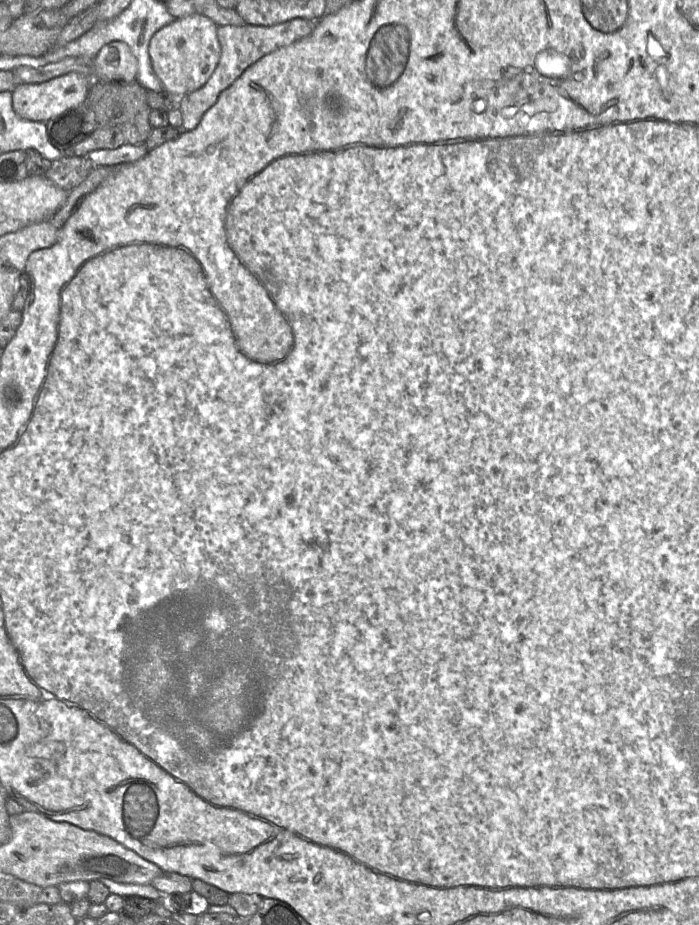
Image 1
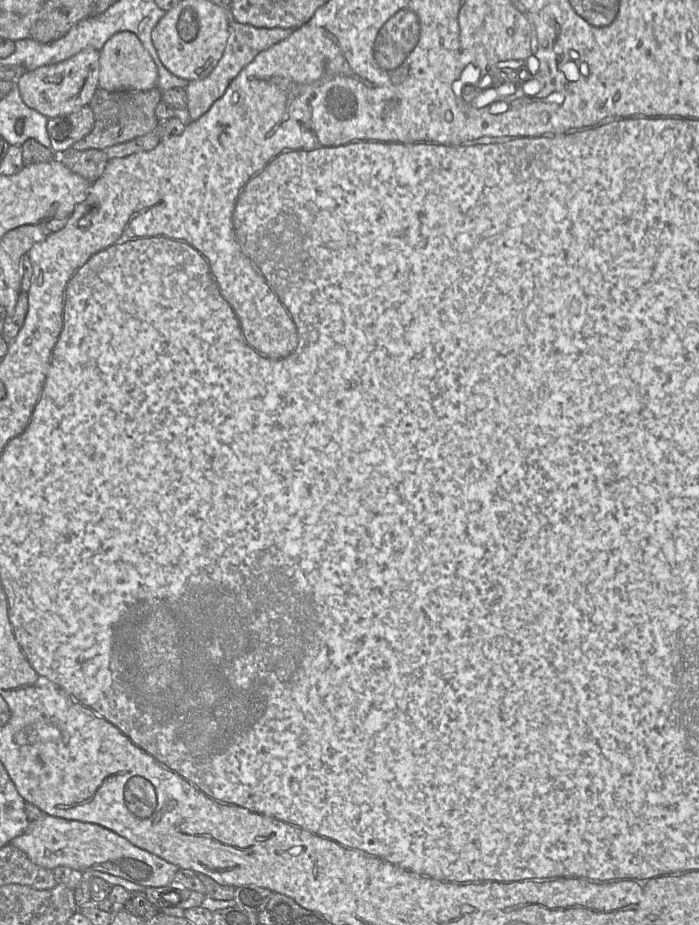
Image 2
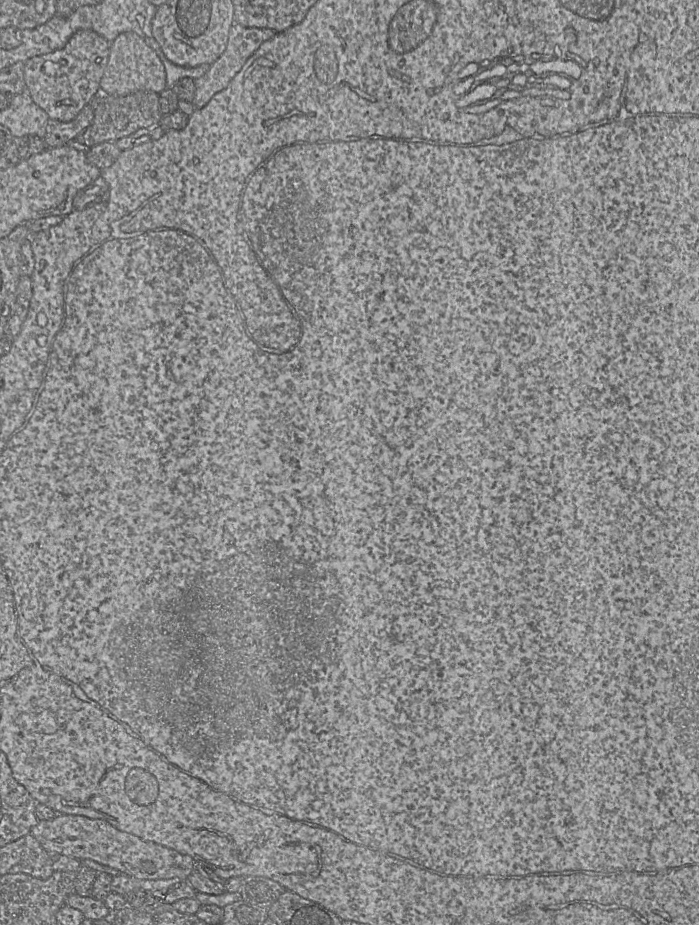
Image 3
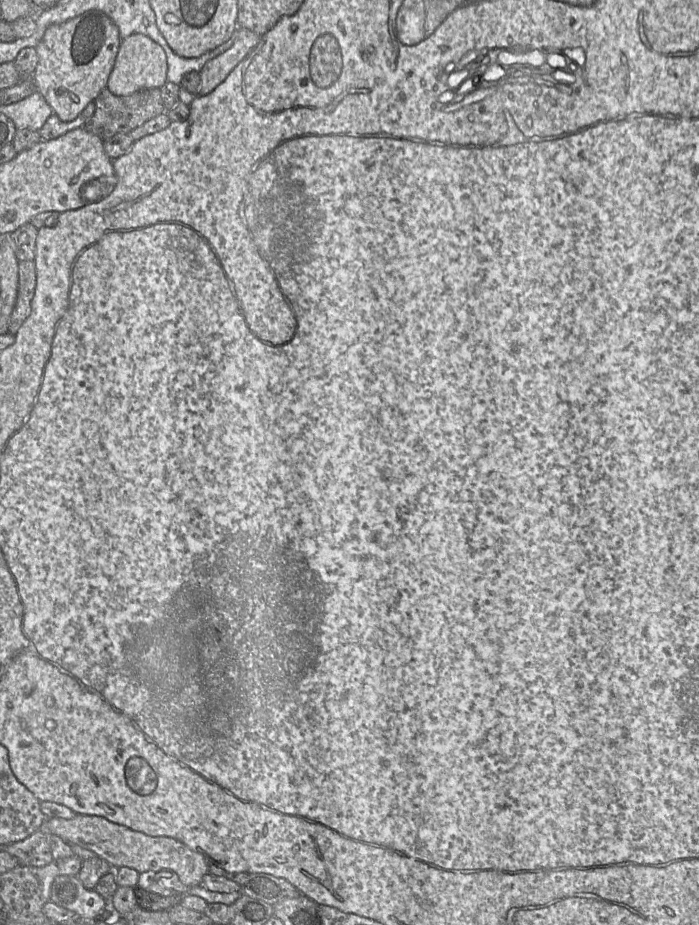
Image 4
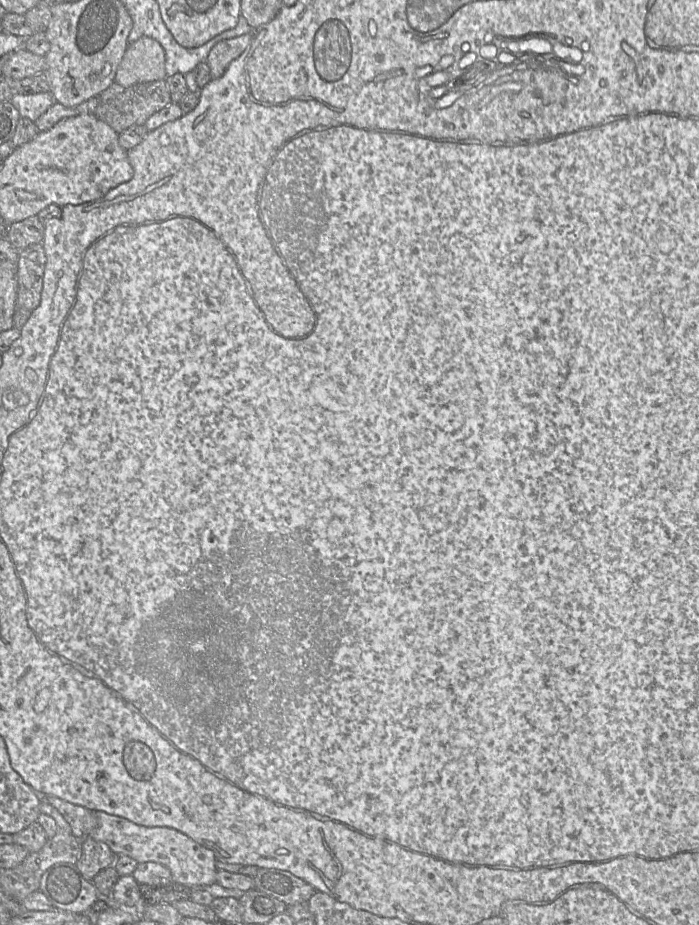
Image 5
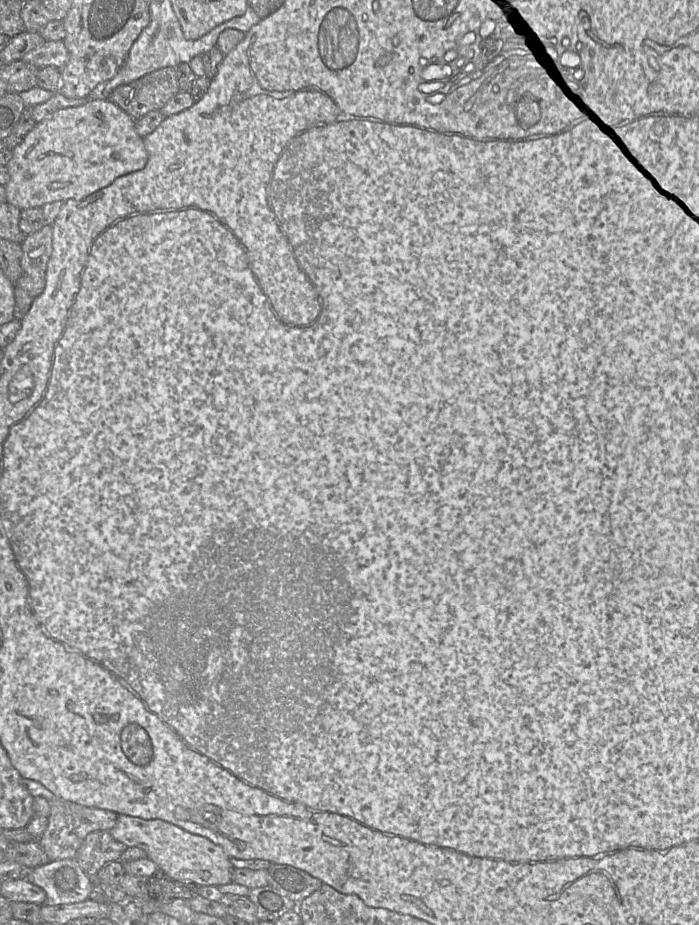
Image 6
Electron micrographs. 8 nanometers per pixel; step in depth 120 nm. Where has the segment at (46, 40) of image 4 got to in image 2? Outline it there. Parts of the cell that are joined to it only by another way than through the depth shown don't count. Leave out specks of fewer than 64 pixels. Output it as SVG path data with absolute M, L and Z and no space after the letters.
M87 48L57 64L28 70L16 81L23 102L47 118L70 114L88 106L99 88L100 51Z

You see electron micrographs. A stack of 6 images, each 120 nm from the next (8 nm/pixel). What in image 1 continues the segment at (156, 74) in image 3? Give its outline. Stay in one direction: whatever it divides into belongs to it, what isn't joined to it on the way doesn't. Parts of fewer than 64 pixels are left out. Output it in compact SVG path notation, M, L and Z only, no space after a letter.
M122 41L106 44L93 59L95 79L99 82L136 81L138 61Z

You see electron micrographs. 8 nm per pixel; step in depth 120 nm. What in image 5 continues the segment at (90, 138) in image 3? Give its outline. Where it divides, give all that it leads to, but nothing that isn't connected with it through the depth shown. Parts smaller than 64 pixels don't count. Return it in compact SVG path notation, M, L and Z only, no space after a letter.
M166 79L144 82L129 87L113 83L98 96L95 115L120 134L133 125L145 124L154 113L172 102Z

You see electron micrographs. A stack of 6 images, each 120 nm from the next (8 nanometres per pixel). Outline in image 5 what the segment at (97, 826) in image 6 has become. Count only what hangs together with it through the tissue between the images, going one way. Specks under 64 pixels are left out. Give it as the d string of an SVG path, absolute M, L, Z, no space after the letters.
M41 796L43 800L58 810L69 823L72 834L83 840L90 837L90 833L97 826L96 811L89 810L83 806L72 804L56 796Z

